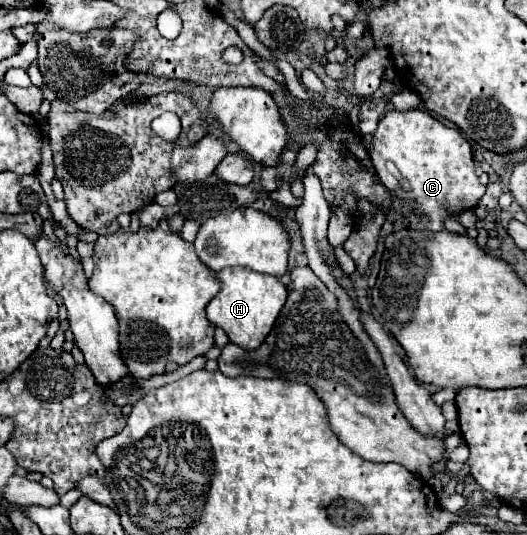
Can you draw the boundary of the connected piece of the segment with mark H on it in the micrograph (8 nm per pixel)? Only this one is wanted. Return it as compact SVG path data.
M228 267L218 273L218 279L222 283L220 293L208 303L206 315L208 319L224 329L230 343L240 345L242 349L258 349L262 341L268 337L280 309L286 301L286 287L284 283L274 275L264 275L258 271L250 271L244 267Z

